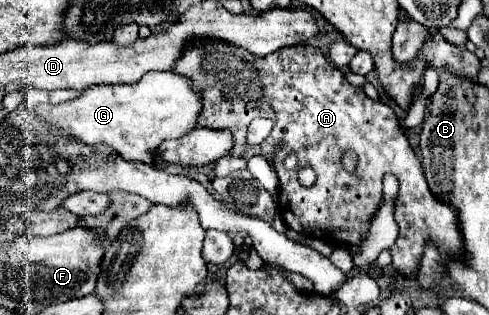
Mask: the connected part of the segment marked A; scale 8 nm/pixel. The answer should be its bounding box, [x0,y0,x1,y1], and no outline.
[173,38,465,278]

